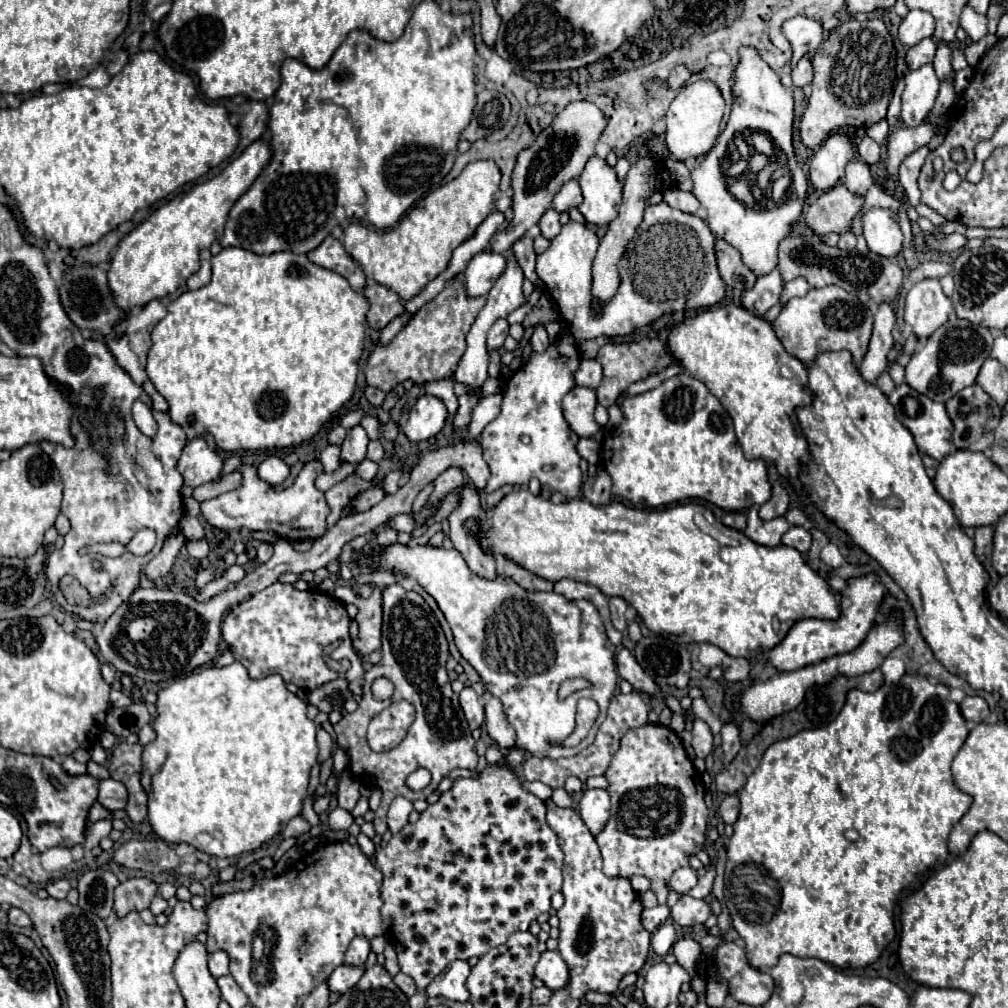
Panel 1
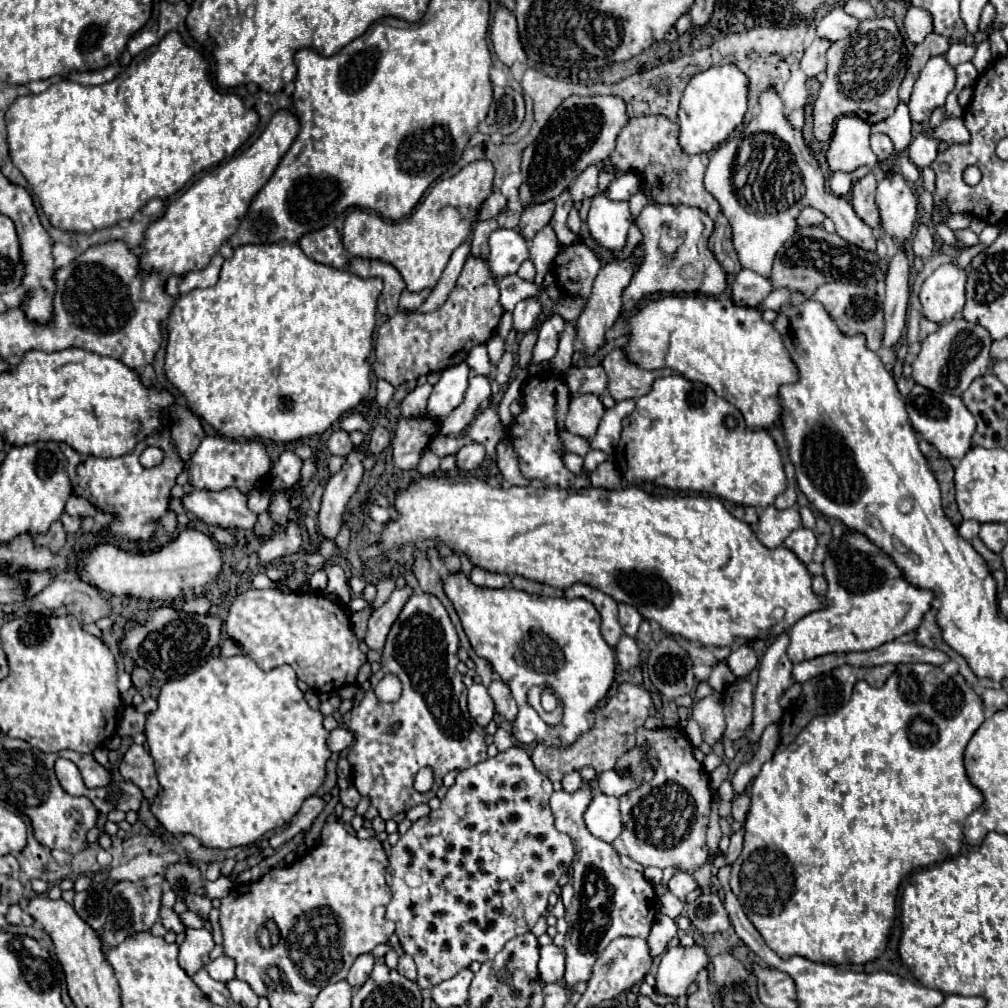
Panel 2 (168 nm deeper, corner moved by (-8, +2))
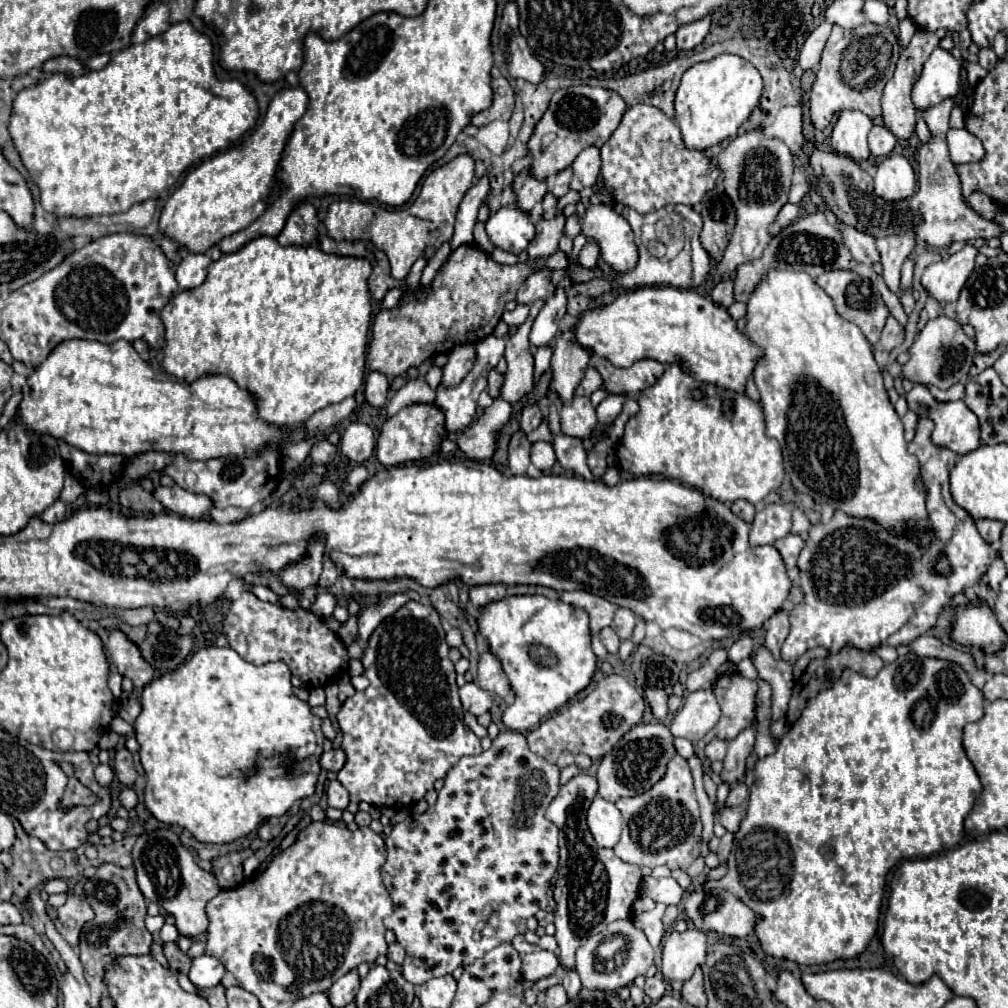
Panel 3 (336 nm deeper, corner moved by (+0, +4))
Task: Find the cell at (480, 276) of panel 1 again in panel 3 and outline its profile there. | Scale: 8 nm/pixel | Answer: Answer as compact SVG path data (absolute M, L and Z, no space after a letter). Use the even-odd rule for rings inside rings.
M500 207L486 221L486 231L496 247L514 251L516 255L528 247L536 233L530 213L520 207Z

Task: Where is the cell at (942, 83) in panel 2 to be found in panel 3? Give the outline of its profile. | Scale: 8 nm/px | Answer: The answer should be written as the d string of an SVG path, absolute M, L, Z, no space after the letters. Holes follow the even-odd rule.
M936 47L924 65L922 77L916 81L912 91L912 101L918 111L938 105L948 97L956 97L960 91L960 71L962 65L950 51Z

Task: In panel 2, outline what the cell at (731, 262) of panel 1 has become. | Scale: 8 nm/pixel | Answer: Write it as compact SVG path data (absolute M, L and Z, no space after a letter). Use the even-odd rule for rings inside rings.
M718 215L716 219L716 227L714 227L714 233L710 235L708 239L708 247L710 251L716 255L718 263L722 265L722 269L730 275L736 275L740 273L742 265L736 257L736 249L732 245L732 231L730 231L730 223L724 215Z

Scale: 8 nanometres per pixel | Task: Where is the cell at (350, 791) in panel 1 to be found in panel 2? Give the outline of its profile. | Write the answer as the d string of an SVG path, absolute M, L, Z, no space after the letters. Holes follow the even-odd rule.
M352 785L352 787L348 787L348 789L342 789L340 791L340 801L342 801L342 805L344 807L356 807L358 805L358 801L362 799L362 795L358 793L358 789Z

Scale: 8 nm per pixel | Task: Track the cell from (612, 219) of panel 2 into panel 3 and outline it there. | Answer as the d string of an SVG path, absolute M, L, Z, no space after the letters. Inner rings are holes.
M591 187L584 188L580 191L580 201L584 204L586 209L586 217L582 219L582 233L586 237L592 237L598 247L600 247L600 255L602 259L618 273L624 271L632 271L632 267L636 267L636 259L638 259L638 249L634 243L634 233L628 225L628 221L624 217L620 217L612 207L604 207L604 205L592 205L589 202L591 194L593 194Z

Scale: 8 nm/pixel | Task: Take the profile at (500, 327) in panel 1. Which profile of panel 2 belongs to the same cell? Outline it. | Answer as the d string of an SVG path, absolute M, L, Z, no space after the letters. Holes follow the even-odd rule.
M534 297L520 301L512 311L512 329L516 333L530 331L534 327L534 323L536 323L538 313L540 313L540 303Z

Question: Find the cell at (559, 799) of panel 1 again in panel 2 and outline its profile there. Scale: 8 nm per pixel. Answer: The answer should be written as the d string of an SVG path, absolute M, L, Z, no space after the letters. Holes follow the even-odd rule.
M572 771L568 773L564 779L562 779L562 789L568 791L568 793L574 793L576 789L582 787L582 779L580 779L580 773L578 771Z

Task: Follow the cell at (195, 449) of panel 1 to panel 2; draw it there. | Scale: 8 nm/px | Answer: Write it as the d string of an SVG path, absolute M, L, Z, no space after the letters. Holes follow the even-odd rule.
M204 437L188 463L188 475L196 489L222 491L226 487L238 487L248 495L268 475L270 467L272 463L268 453L258 441L226 441L224 437Z

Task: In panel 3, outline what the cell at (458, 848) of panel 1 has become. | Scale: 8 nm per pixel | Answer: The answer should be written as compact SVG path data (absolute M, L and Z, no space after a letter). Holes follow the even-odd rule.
M504 729L498 733L496 739L492 739L492 747L488 751L482 751L480 755L464 757L452 767L452 771L448 771L448 775L444 779L444 787L438 793L438 801L432 807L428 807L426 813L410 815L406 821L398 823L392 829L392 833L384 839L388 855L386 855L386 863L382 867L382 883L394 901L394 911L384 919L384 925L396 933L398 943L406 951L406 961L402 963L402 975L410 983L422 985L428 979L444 977L444 975L452 973L456 967L470 965L474 959L478 959L480 955L498 947L500 943L508 943L516 935L526 933L526 919L532 917L538 909L546 909L548 885L550 885L550 879L554 877L556 867L558 867L558 831L556 831L556 825L550 819L546 819L546 809L552 803L552 799L556 799L558 793L560 793L560 767L556 763L548 763L544 757L532 753L528 749L524 733Z

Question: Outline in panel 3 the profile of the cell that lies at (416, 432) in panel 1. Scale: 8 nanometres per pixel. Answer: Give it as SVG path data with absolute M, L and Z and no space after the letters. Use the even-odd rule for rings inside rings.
M474 345L454 347L454 349L448 353L448 363L444 365L442 385L446 385L446 387L458 385L458 383L464 379L464 375L472 369L474 359L476 359L476 349L474 349Z

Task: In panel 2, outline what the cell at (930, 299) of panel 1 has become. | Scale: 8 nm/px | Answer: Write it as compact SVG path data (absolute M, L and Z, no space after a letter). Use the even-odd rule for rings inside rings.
M954 263L940 265L920 289L922 315L934 323L950 321L964 307L966 271Z

